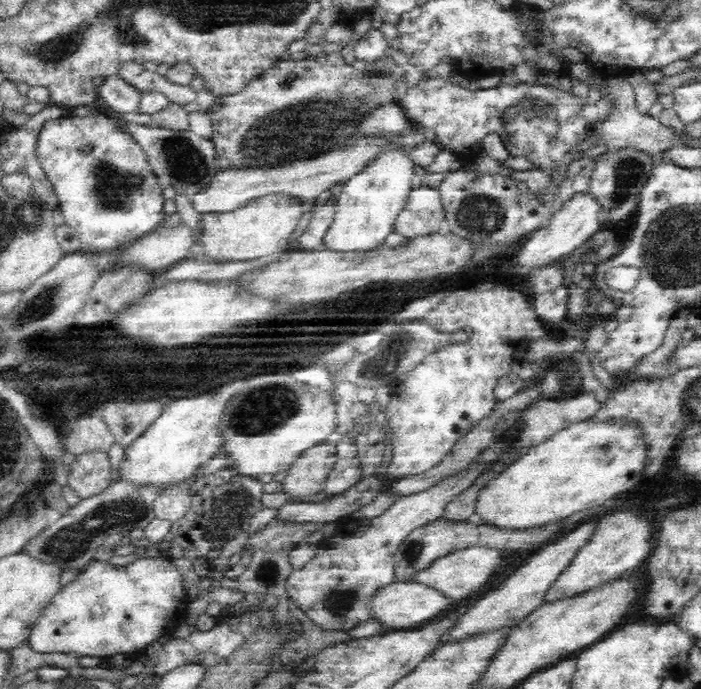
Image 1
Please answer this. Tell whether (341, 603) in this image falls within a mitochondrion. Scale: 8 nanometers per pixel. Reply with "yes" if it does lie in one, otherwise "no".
yes

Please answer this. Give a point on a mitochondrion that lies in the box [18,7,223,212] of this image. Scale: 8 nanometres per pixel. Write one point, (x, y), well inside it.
(185, 160)

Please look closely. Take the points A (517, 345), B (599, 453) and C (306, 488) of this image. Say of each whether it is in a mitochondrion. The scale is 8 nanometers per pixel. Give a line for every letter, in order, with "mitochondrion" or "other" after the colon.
A: other
B: mitochondrion
C: other

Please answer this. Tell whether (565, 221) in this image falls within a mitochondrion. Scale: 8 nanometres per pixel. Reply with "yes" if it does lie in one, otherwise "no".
no

